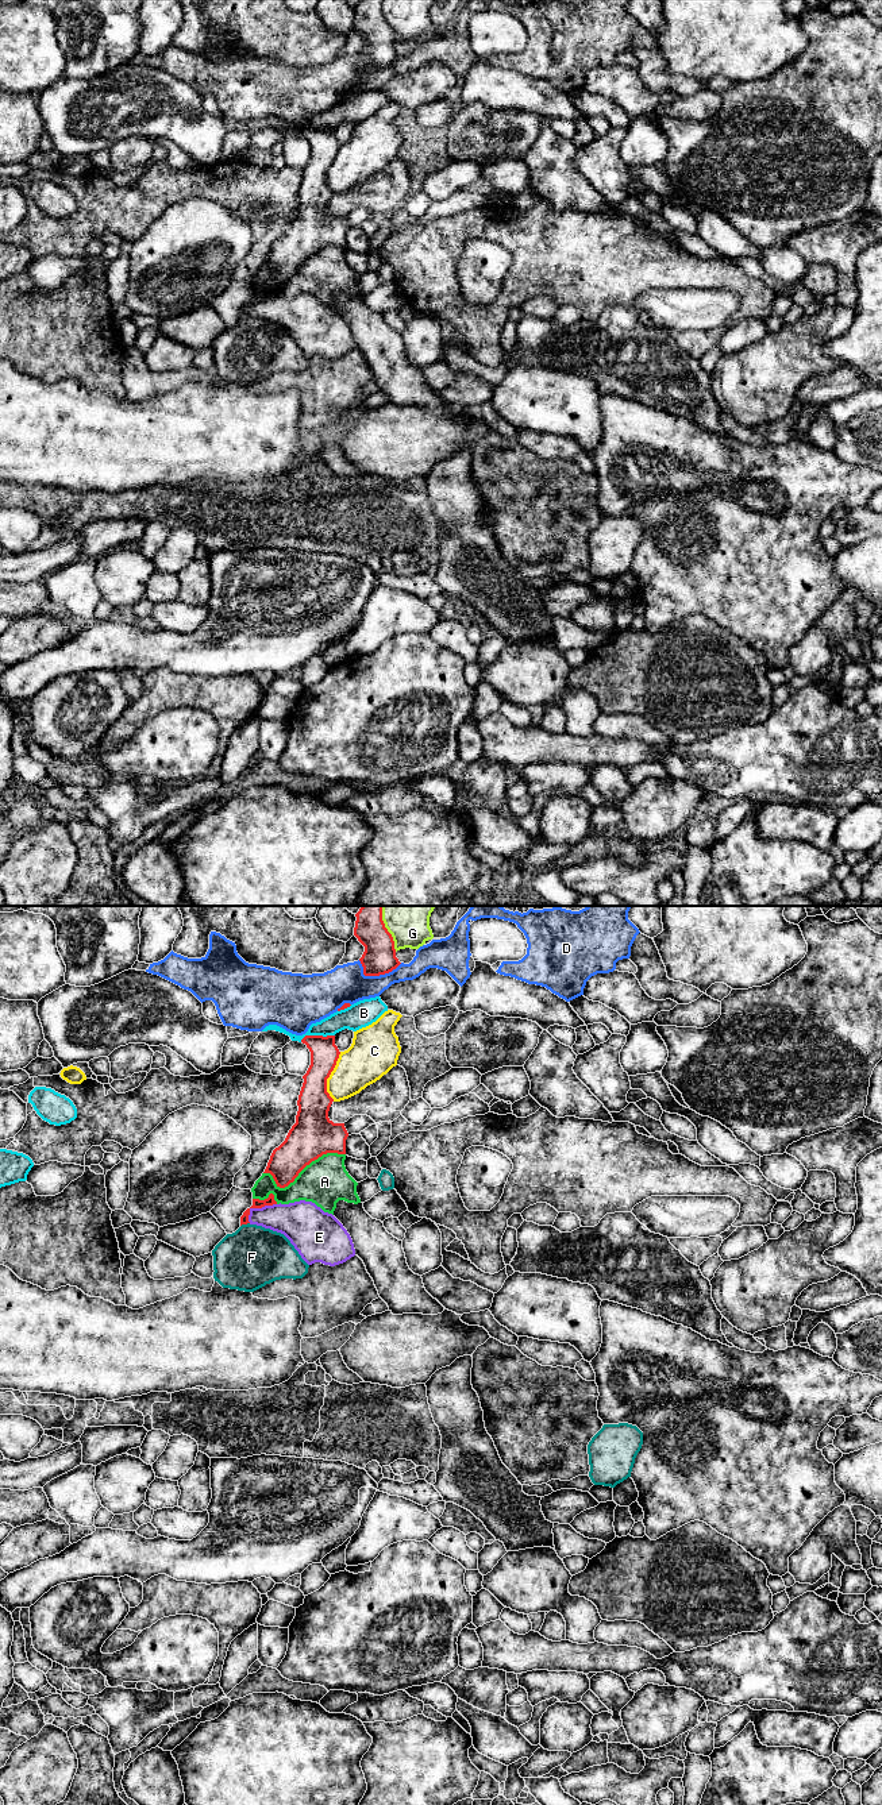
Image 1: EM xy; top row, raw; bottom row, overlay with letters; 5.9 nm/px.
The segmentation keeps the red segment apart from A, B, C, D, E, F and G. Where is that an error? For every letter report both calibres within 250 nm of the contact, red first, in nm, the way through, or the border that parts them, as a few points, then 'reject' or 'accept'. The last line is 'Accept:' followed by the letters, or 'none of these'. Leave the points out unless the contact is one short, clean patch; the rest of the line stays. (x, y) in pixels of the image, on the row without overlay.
A: 260 nm thick on the red side, 280 nm on the other; reject
B: 170 nm thick on the red side, 140 nm on the other; reject
C: 190 nm thick on the red side, 260 nm on the other; reject
D: 190 nm thick on the red side, 220 nm on the other; reject
E: 60 nm thick on the red side, 220 nm on the other; border along xy (276, 296), (253, 300), (247, 313); reject
F: 60 nm thick on the red side, 360 nm on the other; reject
G: 190 nm thick on the red side, 240 nm on the other; reject
Accept: none of these

